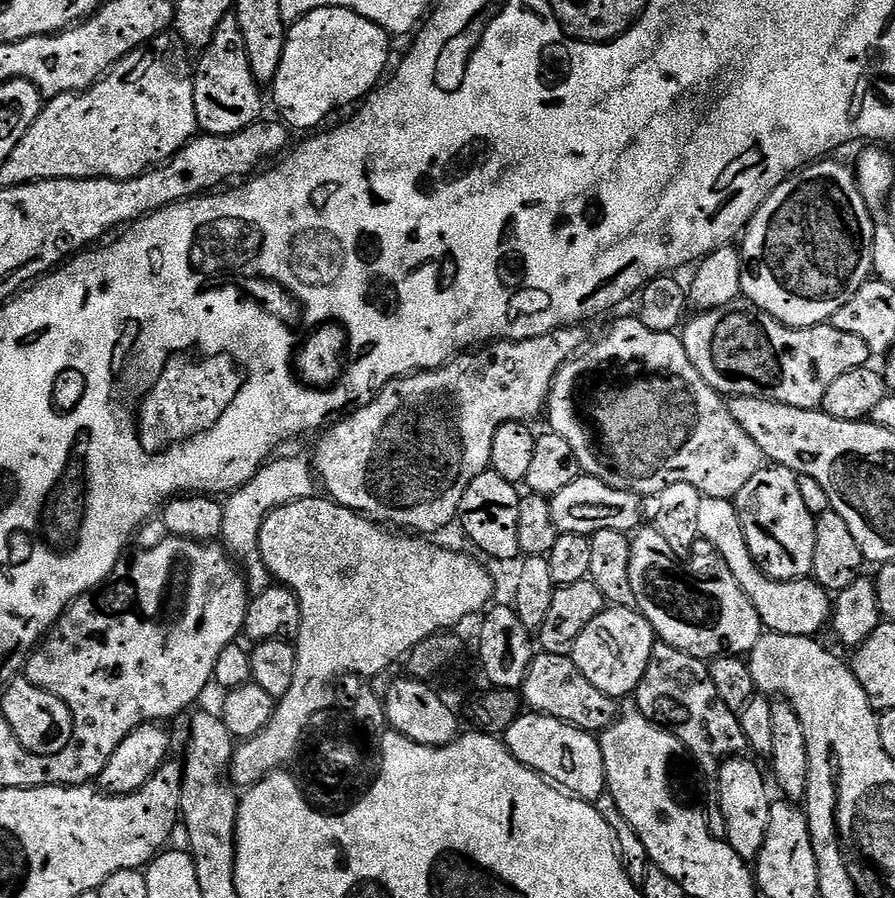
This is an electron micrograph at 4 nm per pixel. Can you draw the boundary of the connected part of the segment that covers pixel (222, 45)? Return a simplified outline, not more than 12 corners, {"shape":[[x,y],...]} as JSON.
{"shape":[[235,15],[194,68],[199,131],[229,136],[261,119],[261,85]]}

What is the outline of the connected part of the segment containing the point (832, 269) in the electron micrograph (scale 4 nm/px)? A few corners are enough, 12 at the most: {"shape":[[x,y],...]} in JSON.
{"shape":[[832,158],[762,202],[740,291],[827,324],[872,272],[874,216]]}

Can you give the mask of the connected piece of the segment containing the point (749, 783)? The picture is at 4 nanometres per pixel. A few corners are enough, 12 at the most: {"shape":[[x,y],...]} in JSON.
{"shape":[[729,755],[714,781],[723,839],[755,861],[770,822],[755,759]]}

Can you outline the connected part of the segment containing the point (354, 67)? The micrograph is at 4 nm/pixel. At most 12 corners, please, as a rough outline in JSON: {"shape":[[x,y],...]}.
{"shape":[[348,8],[288,28],[279,119],[316,130],[389,71],[389,33]]}

